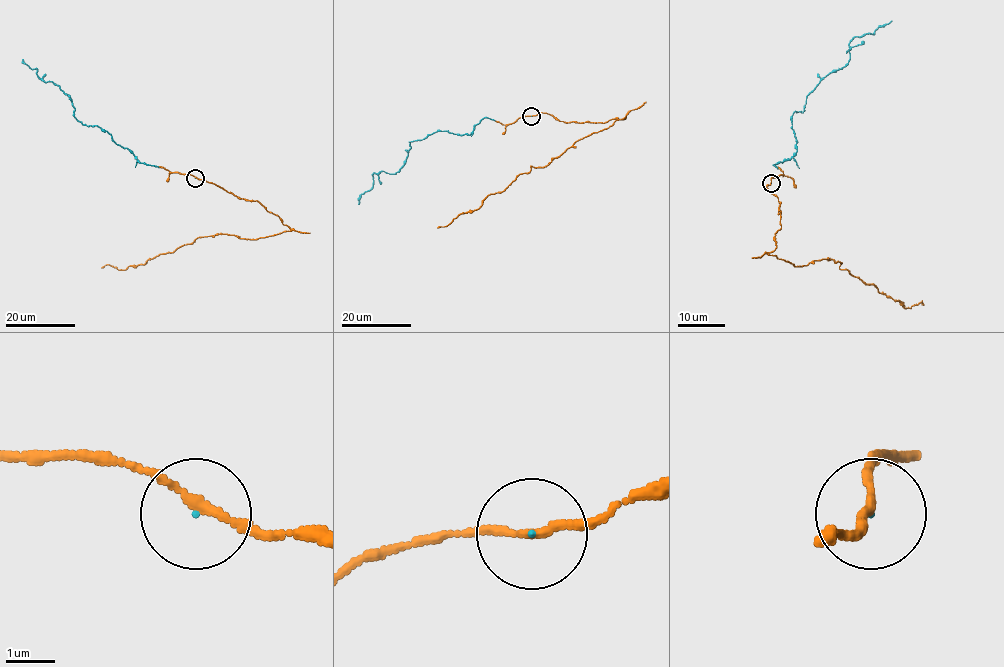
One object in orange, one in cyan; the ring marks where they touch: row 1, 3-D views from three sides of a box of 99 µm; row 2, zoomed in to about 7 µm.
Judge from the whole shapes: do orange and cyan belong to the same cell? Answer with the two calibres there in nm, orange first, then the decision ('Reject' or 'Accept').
Thickness 160 nm (orange) against 30 nm. Accept

